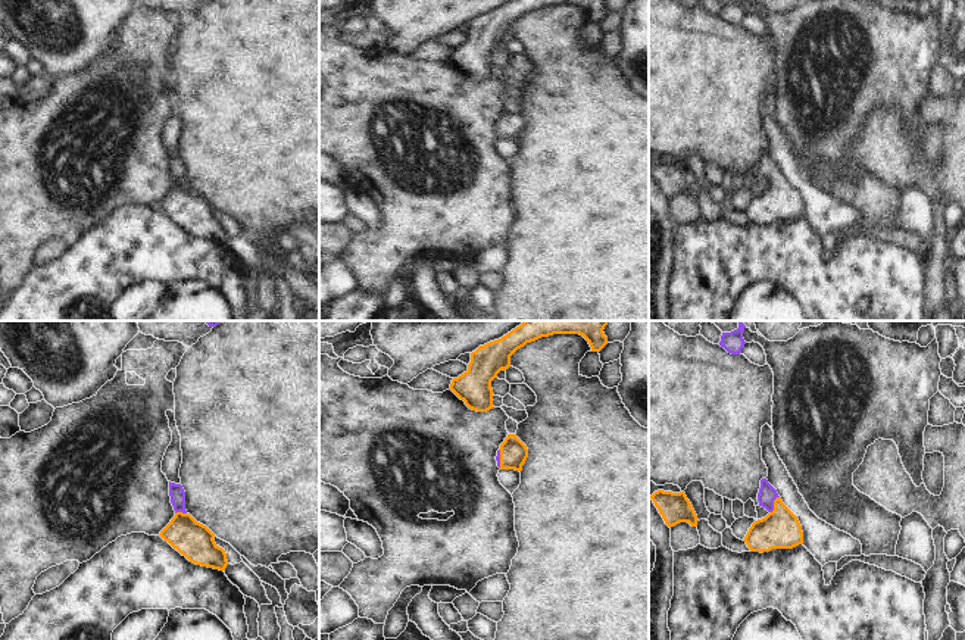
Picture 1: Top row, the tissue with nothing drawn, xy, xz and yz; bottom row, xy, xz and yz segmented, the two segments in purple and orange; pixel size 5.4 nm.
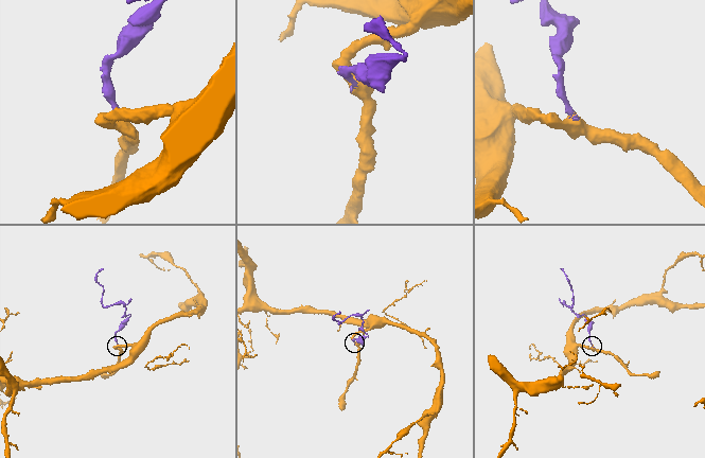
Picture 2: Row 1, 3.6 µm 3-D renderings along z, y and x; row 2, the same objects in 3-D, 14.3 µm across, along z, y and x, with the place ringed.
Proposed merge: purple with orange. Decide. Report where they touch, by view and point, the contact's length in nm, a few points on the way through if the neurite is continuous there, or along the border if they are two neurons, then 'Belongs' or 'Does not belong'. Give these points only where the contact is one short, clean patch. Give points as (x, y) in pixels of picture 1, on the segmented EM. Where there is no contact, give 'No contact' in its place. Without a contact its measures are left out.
Touches purple at yz (773, 505). Shared border 110 nm. Path across: yz (767, 495), (773, 505), (780, 515), (780, 528). Belongs

